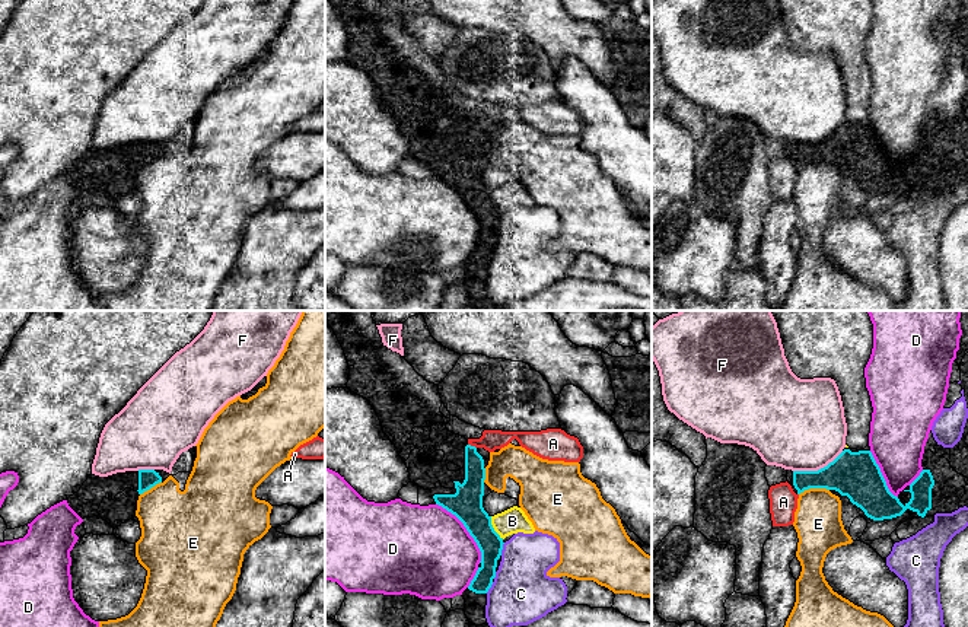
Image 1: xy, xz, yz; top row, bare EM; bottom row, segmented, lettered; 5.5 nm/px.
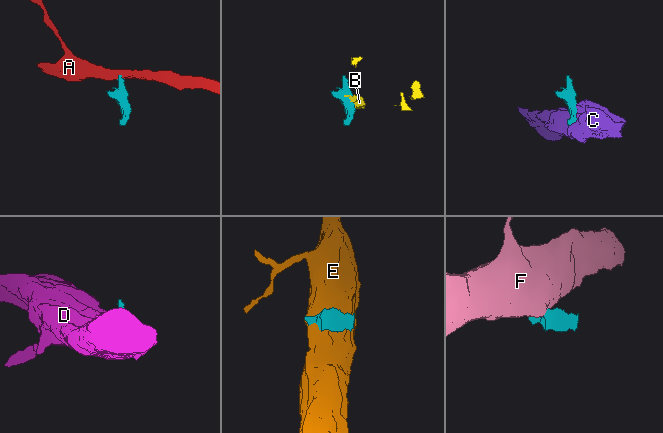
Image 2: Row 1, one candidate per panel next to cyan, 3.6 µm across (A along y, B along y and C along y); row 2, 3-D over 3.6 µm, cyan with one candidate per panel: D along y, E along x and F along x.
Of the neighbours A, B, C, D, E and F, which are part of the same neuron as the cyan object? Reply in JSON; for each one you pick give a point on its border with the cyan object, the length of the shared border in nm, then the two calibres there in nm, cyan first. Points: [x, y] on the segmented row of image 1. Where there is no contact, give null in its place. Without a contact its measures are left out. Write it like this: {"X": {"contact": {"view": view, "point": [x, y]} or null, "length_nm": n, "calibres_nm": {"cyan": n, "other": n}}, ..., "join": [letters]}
{"join": []}

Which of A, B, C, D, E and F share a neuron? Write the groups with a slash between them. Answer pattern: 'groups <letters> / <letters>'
groups A / B / C / D / E / F

